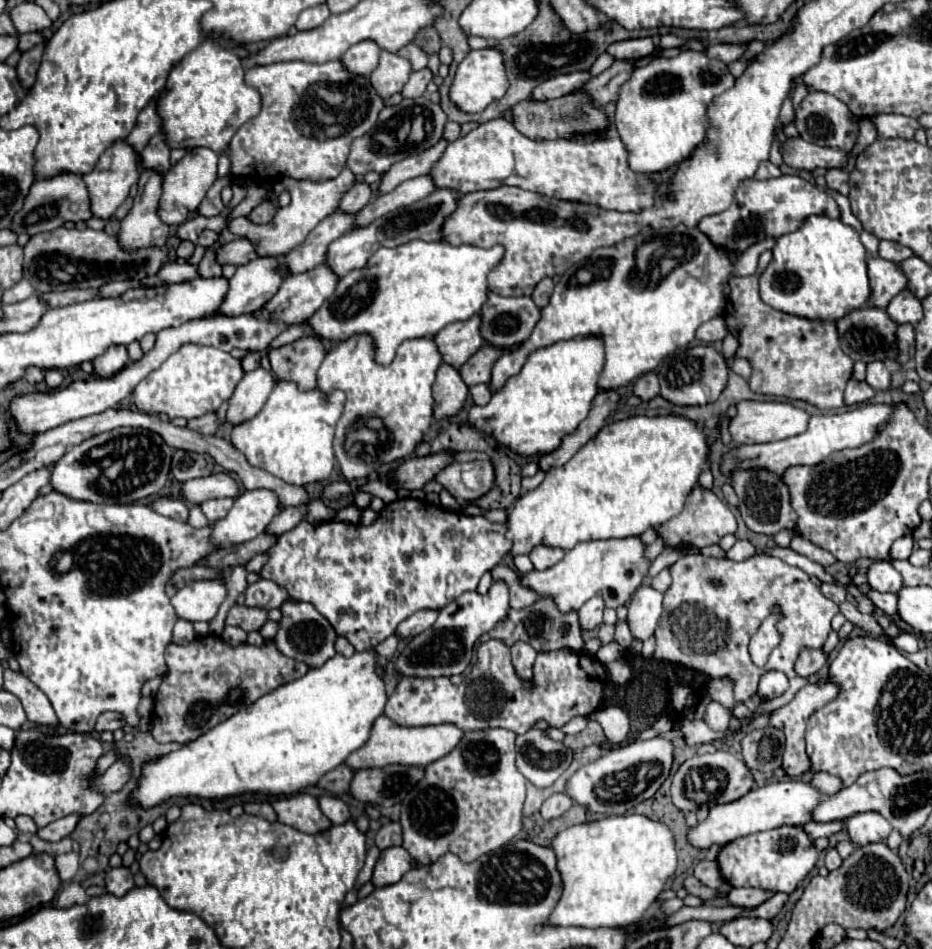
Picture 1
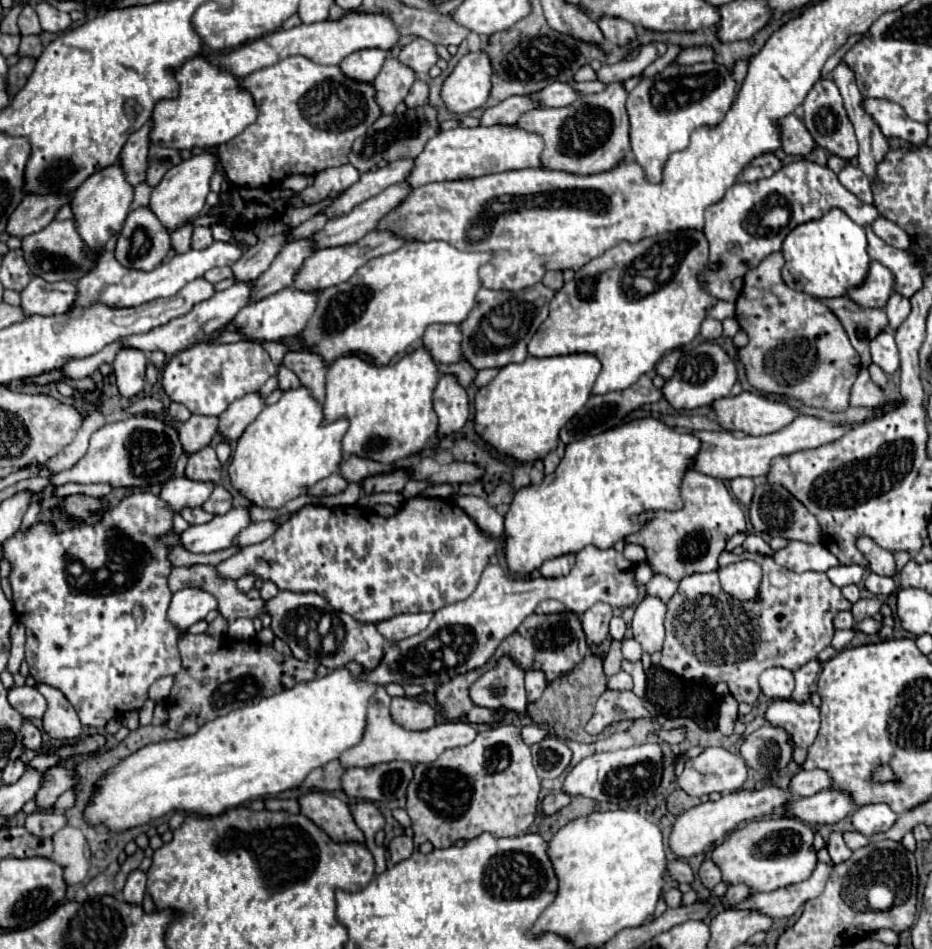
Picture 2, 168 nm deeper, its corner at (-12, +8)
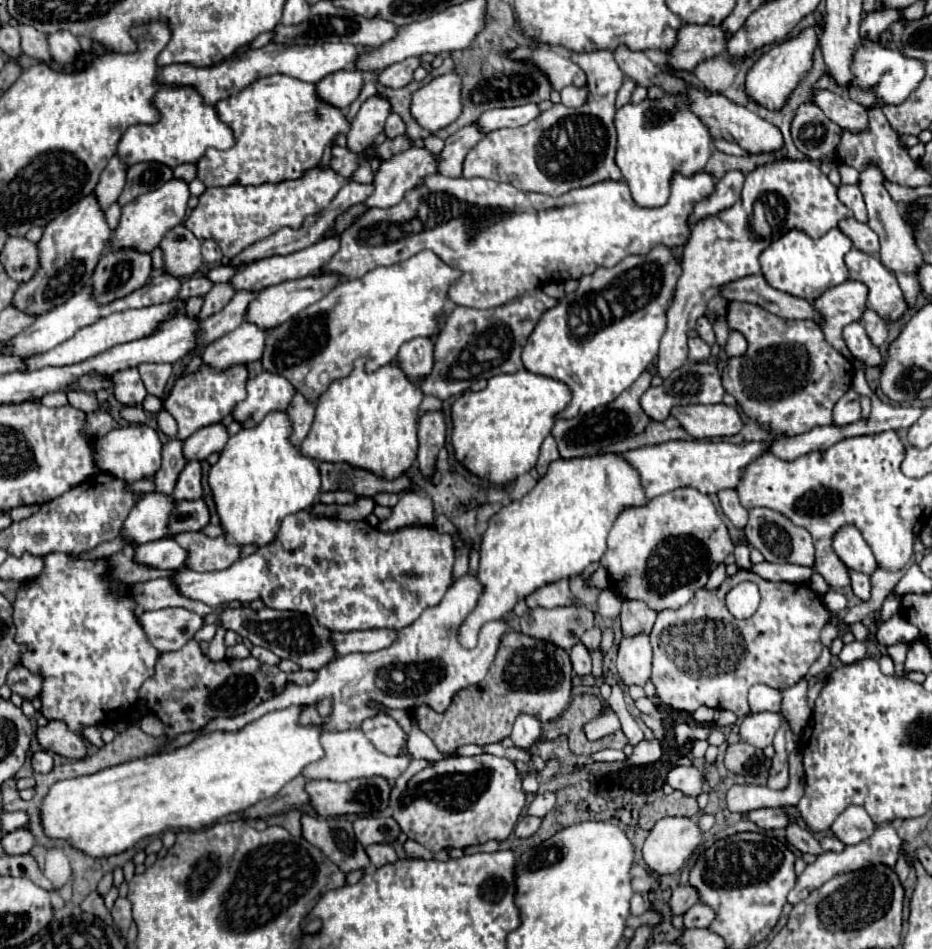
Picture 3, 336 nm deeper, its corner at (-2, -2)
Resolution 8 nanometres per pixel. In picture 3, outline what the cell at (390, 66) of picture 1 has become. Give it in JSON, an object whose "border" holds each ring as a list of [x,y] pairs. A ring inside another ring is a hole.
{"border":[[[371,96],[369,100],[365,100],[347,132],[347,148],[355,154],[363,154],[373,144],[375,136],[383,132],[387,116],[389,116],[387,100],[379,96]]]}

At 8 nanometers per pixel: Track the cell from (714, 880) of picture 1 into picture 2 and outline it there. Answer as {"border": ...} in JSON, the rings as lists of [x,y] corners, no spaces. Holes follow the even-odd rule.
{"border":[[[707,858],[707,860],[701,864],[699,876],[701,876],[701,882],[703,882],[707,888],[713,888],[715,884],[721,882],[721,870],[719,870],[719,866],[717,866],[711,858]]]}

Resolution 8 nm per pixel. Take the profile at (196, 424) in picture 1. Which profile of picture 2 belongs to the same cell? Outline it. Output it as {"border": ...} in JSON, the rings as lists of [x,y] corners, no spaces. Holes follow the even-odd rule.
{"border":[[[191,416],[187,422],[179,426],[179,436],[187,452],[195,452],[201,450],[203,446],[209,446],[215,434],[217,434],[215,416]]]}

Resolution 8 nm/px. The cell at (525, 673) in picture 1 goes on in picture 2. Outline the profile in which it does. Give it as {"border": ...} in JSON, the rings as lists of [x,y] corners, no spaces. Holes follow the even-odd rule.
{"border":[[[527,668],[525,670],[525,688],[527,688],[527,700],[533,702],[537,700],[543,690],[547,686],[547,678],[545,678],[545,672],[539,670],[539,668]]]}

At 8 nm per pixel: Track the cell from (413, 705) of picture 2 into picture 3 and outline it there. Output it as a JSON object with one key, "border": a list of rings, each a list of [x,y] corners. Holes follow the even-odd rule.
{"border":[[[377,714],[375,718],[369,718],[361,724],[363,734],[369,738],[369,742],[383,754],[395,756],[399,754],[401,746],[405,744],[401,726],[389,716],[389,714]]]}

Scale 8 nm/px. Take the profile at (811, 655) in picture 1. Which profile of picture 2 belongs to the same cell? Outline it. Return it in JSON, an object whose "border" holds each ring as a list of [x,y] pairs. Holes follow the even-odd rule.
{"border":[[[809,660],[805,666],[801,666],[795,672],[795,690],[791,694],[791,700],[809,700],[809,692],[821,672],[819,660]]]}

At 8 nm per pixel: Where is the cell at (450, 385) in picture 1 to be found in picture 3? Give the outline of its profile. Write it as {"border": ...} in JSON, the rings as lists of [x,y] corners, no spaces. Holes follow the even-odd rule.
{"border":[[[427,412],[419,420],[419,470],[425,478],[431,478],[435,472],[435,462],[437,462],[437,452],[445,444],[445,416],[443,412]]]}

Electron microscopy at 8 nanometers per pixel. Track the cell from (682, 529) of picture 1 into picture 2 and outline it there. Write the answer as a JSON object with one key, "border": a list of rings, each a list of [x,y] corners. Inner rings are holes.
{"border":[[[689,470],[685,474],[683,484],[681,484],[681,496],[685,502],[685,506],[681,510],[677,510],[677,512],[649,512],[649,516],[641,516],[641,518],[651,518],[651,522],[645,524],[645,528],[641,528],[641,532],[635,532],[633,536],[627,538],[627,542],[641,544],[645,548],[647,560],[653,566],[655,574],[667,574],[673,580],[681,580],[683,576],[689,576],[693,572],[715,570],[717,556],[725,548],[727,540],[737,532],[745,532],[745,514],[743,514],[739,502],[731,496],[727,486],[723,484],[723,480],[711,478],[711,476],[701,474],[697,470]]]}

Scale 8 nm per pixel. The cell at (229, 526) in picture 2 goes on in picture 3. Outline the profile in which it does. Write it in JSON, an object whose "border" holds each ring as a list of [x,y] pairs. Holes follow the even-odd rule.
{"border":[[[161,538],[155,542],[135,546],[135,554],[133,554],[135,564],[157,570],[177,570],[183,566],[185,558],[187,552],[173,538]]]}

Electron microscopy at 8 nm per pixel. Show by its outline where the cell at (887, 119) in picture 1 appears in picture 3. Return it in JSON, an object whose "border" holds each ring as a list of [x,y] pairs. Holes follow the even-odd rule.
{"border":[[[813,90],[809,102],[819,106],[829,120],[845,130],[863,130],[863,126],[867,126],[867,108],[829,90]]]}

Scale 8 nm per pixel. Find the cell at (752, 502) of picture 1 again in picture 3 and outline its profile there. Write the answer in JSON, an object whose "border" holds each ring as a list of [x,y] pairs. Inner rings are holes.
{"border":[[[753,508],[749,512],[749,524],[745,528],[747,542],[757,548],[767,562],[773,564],[799,564],[799,566],[813,566],[815,564],[815,550],[811,542],[811,534],[805,528],[795,526],[789,518],[775,510],[767,508]]]}

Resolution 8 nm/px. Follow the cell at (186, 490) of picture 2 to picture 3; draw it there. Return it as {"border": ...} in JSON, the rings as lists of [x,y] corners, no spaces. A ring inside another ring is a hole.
{"border":[[[145,494],[123,522],[121,536],[129,544],[145,544],[167,536],[167,522],[175,500],[165,494]]]}

